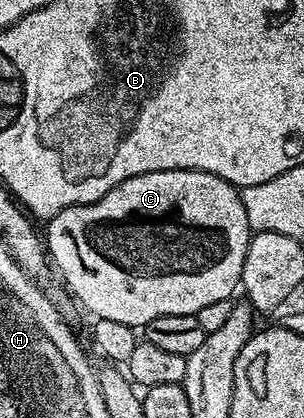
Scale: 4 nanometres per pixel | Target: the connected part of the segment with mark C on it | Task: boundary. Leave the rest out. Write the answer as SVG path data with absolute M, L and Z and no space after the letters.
M157 171L156 173L137 175L116 185L107 195L100 197L94 203L76 205L56 213L45 224L45 227L46 249L53 266L56 271L62 274L62 279L70 286L71 293L91 311L91 316L108 321L120 321L135 329L145 328L146 323L156 321L156 317L197 315L200 309L204 309L204 305L213 305L215 301L231 298L235 294L233 291L239 290L242 281L244 257L248 253L252 234L248 225L248 213L244 213L239 188L207 171Z

